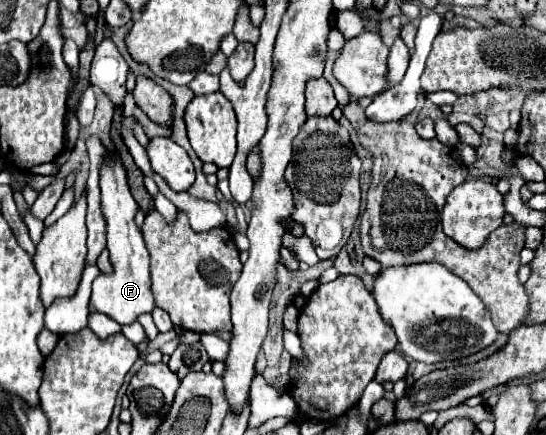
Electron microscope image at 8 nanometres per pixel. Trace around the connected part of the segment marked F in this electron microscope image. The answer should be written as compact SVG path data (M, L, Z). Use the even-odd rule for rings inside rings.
M119 161L107 163L101 169L99 187L101 187L103 215L107 221L107 249L111 253L111 263L115 273L113 275L103 273L93 281L89 309L105 313L117 323L125 325L125 323L133 323L141 313L151 313L155 307L155 299L151 295L151 277L149 277L149 253L143 235L135 225L135 215L139 211L139 205L129 193L127 175Z

